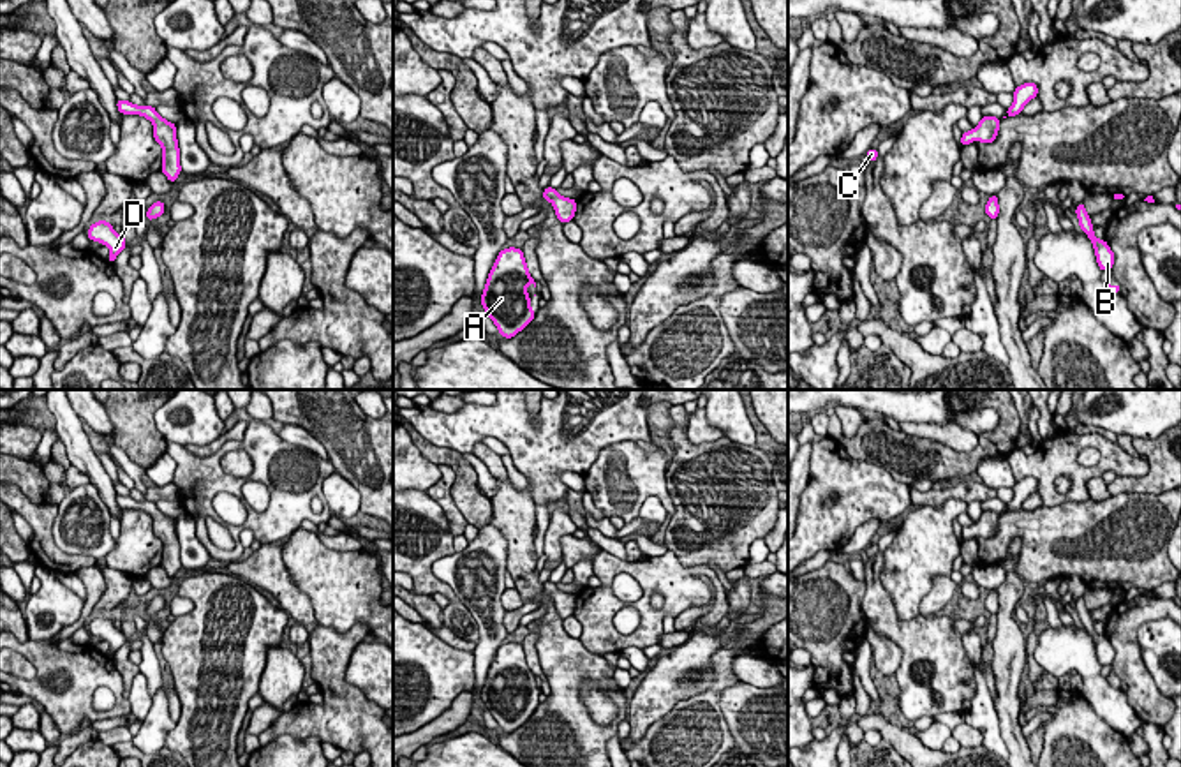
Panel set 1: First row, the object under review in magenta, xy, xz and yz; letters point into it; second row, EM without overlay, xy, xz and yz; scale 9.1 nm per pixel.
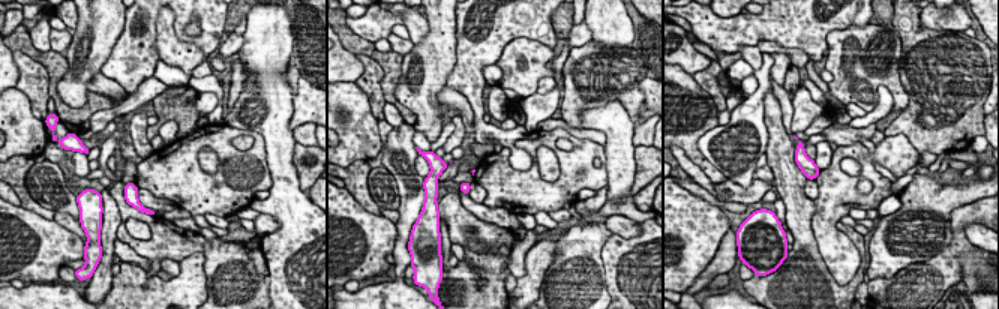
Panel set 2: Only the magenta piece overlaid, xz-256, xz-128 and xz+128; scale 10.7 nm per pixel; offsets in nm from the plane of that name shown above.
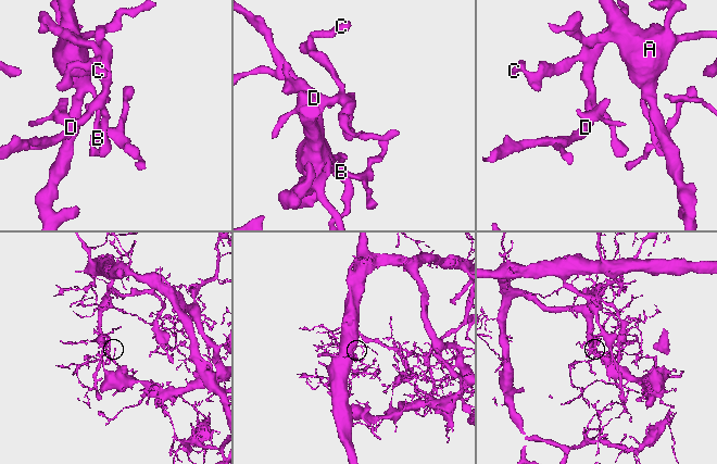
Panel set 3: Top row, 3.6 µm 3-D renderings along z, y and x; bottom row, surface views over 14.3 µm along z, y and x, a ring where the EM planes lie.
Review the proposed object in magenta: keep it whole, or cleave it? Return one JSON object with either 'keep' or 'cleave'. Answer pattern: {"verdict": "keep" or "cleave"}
{"verdict": "keep"}

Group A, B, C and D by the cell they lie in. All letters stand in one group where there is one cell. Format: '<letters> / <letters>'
A B C D

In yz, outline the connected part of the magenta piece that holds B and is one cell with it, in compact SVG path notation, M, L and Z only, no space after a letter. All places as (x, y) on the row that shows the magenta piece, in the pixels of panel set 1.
M1081 201L1077 205L1075 213L1077 213L1081 229L1093 242L1098 268L1102 272L1110 270L1114 266L1114 261L1116 261L1114 252L1110 250L1110 247L1107 245L1105 240L1098 240L1095 236L1091 219L1089 219L1089 215L1084 210L1084 201Z

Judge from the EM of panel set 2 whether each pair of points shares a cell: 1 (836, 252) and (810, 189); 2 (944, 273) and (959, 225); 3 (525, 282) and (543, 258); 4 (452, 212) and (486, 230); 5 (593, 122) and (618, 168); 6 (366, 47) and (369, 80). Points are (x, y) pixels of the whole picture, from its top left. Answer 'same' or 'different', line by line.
1: different
2: same
3: same
4: same
5: same
6: different

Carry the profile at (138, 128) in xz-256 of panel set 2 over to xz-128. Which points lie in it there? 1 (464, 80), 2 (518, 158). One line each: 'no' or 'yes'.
1: yes
2: yes

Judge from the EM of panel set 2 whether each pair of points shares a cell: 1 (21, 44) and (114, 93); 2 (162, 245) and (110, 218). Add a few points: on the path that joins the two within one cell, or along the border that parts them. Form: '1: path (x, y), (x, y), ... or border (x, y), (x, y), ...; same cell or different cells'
1: border (89, 89), (113, 99), (123, 98); different cells
2: border (108, 191), (120, 218), (117, 237); different cells

